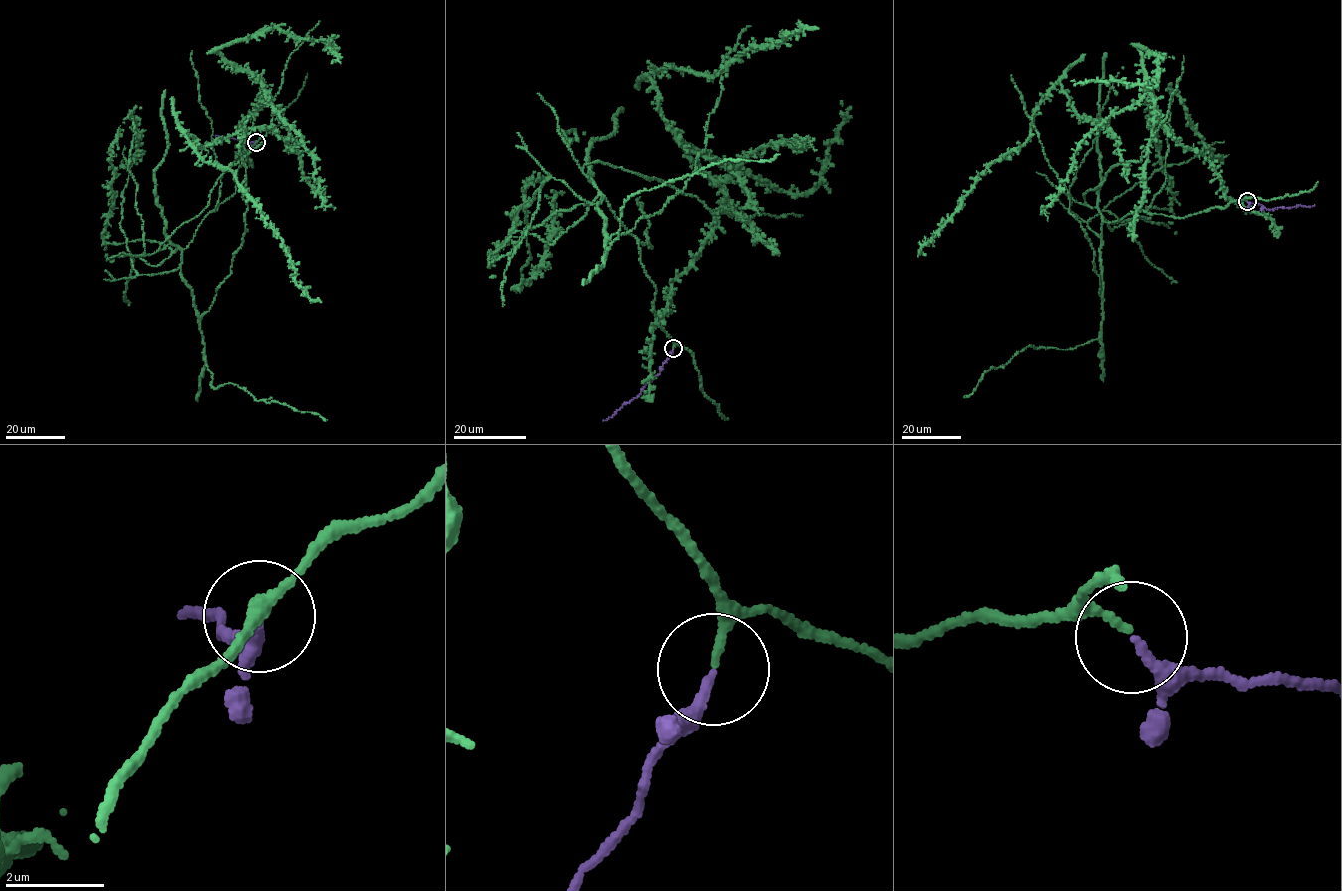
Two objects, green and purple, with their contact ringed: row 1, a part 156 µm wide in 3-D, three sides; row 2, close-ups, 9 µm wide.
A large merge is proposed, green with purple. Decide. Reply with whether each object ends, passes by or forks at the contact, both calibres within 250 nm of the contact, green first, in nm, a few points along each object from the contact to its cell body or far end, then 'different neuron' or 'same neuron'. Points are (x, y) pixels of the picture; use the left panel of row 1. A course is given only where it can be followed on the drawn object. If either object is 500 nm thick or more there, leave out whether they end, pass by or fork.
green ends; purple ends; calibres 160 and 180 nm; course green (257, 142), (187, 247), (159, 248), (273, 105), (285, 150), (264, 126), (203, 147), (183, 132), (321, 302); course purple (257, 142), (248, 145), (228, 136), (215, 135); same neuron

